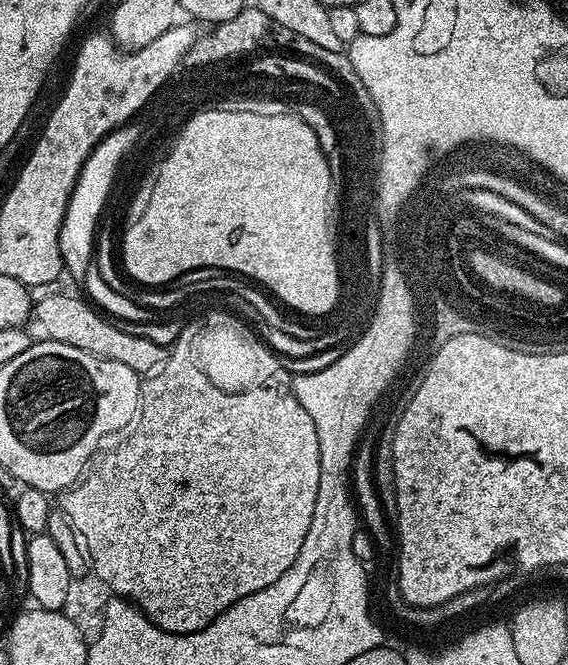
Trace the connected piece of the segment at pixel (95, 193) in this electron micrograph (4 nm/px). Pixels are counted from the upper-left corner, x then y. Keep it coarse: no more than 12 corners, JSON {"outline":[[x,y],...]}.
{"outline":[[129,123],[108,132],[80,167],[59,228],[65,273],[94,262],[99,220]]}

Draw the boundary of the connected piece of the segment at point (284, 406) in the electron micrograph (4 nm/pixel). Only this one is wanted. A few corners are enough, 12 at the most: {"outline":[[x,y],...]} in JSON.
{"outline":[[228,312],[59,497],[109,593],[204,628],[294,566],[320,473]]}

